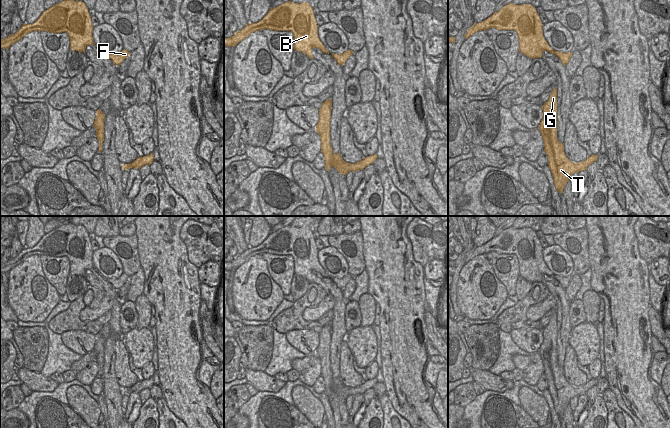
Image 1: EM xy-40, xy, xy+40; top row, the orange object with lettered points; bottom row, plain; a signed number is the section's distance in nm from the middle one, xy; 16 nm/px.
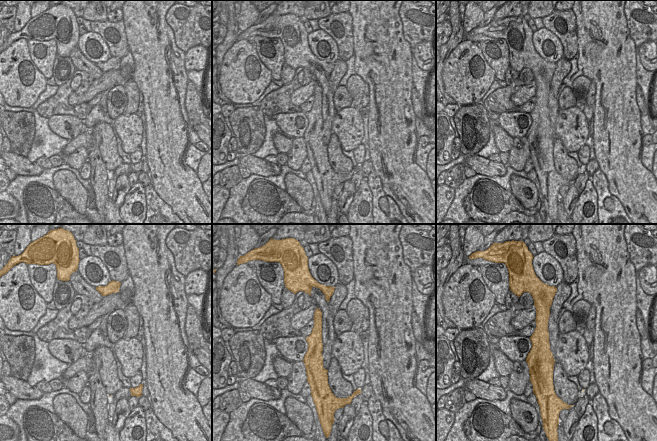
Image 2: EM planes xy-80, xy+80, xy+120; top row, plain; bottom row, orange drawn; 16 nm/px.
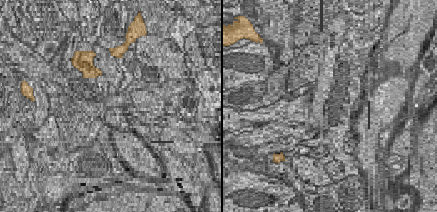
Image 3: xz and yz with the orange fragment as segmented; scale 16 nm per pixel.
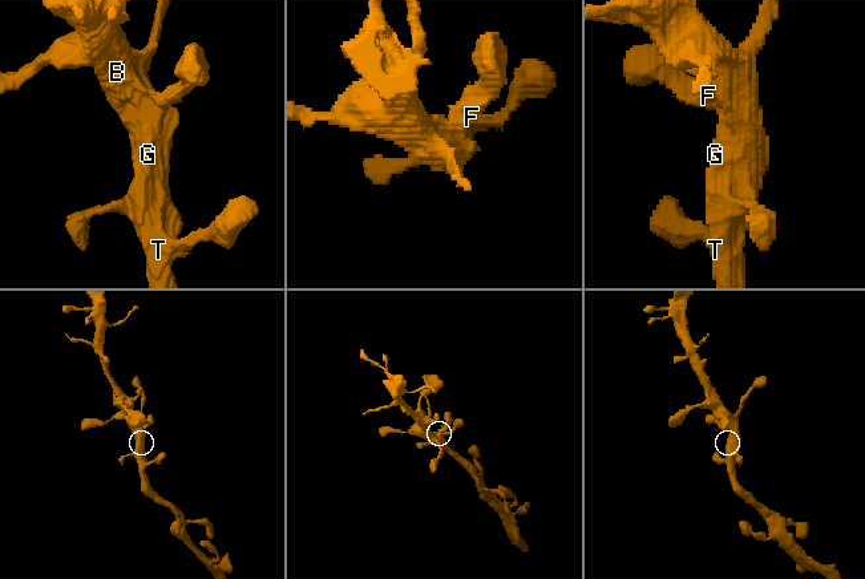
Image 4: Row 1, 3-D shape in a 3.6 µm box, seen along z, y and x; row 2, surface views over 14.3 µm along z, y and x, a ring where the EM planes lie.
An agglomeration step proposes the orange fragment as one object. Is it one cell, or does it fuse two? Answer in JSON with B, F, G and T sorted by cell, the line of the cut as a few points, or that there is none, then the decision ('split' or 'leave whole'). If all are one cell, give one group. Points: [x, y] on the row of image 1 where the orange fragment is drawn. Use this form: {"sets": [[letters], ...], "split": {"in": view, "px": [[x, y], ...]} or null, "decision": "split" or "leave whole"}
{"sets": [["B", "F", "G", "T"]], "split": null, "decision": "leave whole"}

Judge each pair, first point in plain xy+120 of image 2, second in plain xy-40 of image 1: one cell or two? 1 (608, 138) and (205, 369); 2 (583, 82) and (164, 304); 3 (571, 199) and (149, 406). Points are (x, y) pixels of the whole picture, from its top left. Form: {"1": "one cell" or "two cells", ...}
{"1": "two cells", "2": "two cells", "3": "two cells"}

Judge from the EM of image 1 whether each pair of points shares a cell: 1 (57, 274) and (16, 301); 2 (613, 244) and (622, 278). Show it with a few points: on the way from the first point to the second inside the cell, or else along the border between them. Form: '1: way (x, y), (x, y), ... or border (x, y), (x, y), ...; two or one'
1: border (39, 258), (44, 276), (59, 294); two
2: way (613, 252), (617, 270); one

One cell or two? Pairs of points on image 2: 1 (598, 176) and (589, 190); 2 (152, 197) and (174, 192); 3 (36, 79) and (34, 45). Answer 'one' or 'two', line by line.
1: two
2: two
3: two

